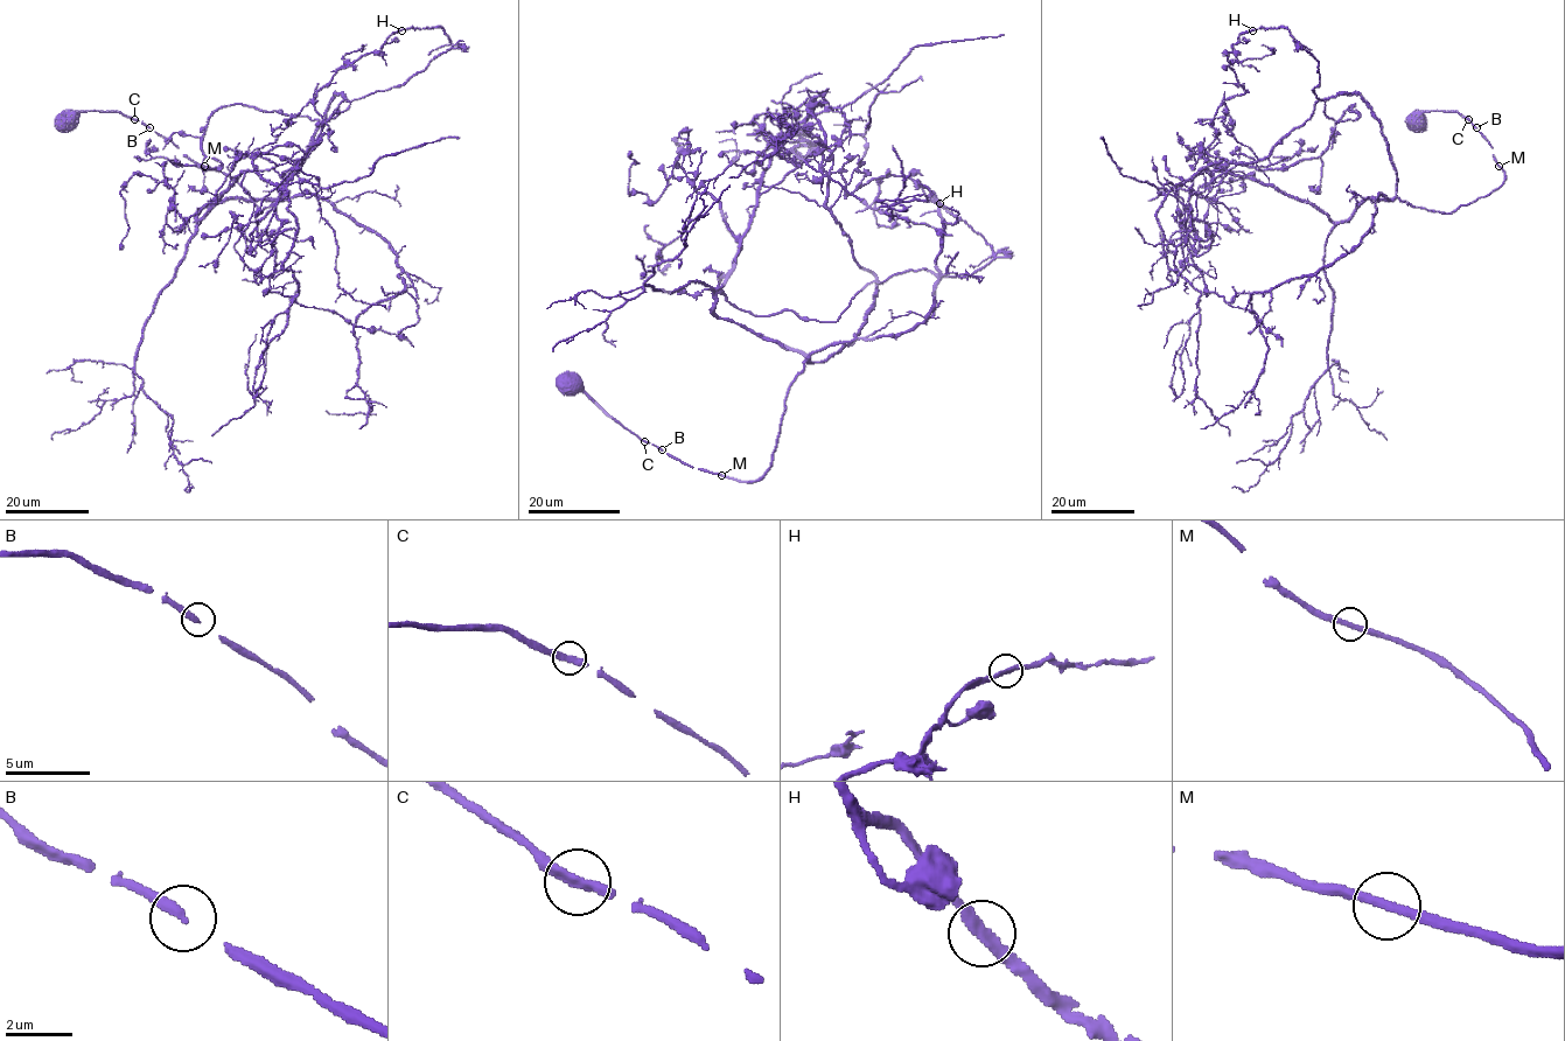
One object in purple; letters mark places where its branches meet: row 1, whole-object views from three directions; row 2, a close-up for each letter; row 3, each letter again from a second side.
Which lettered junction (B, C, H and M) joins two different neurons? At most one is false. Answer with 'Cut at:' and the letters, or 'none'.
Cut at: none

